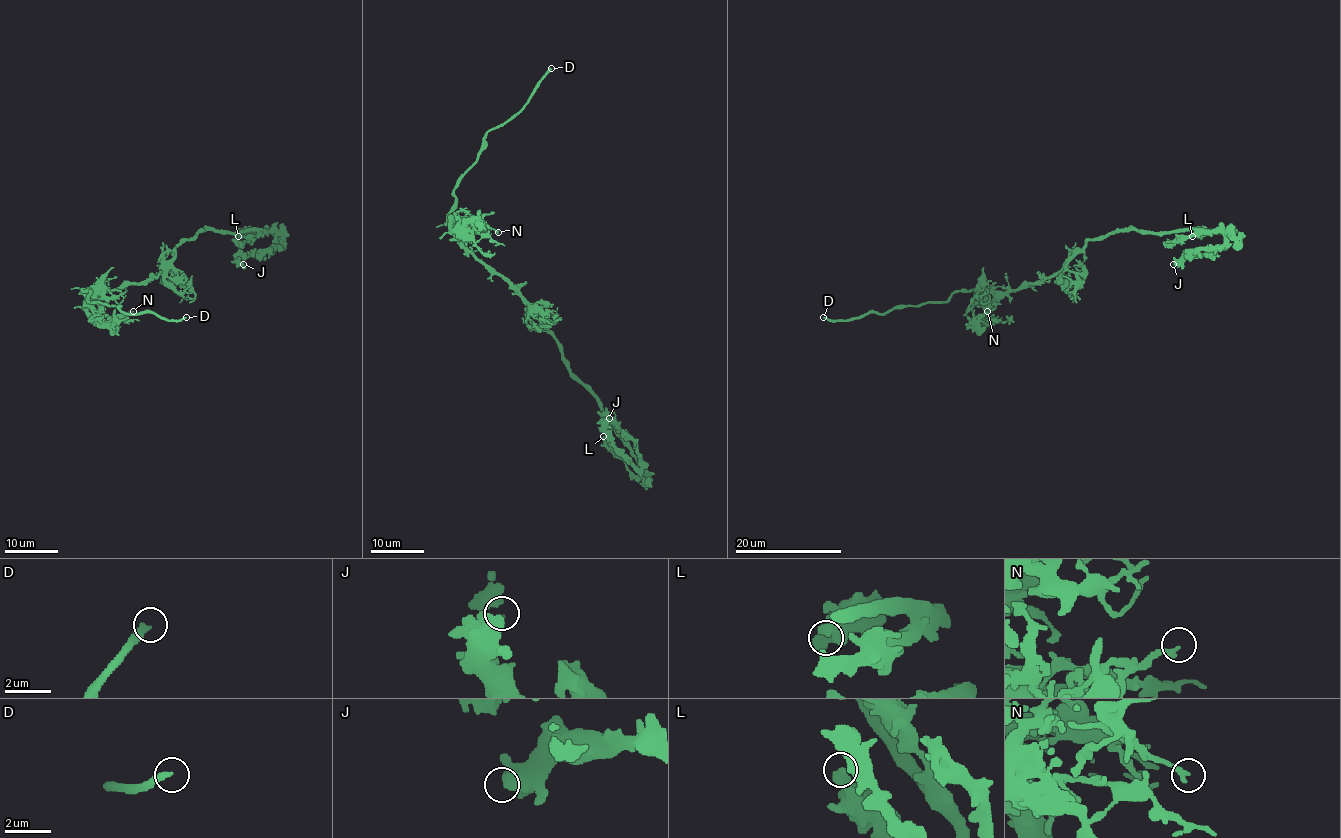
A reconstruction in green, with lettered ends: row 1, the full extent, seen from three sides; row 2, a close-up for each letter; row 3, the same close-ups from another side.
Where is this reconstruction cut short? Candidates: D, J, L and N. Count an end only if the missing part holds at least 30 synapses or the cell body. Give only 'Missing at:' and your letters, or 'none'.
Missing at: D

